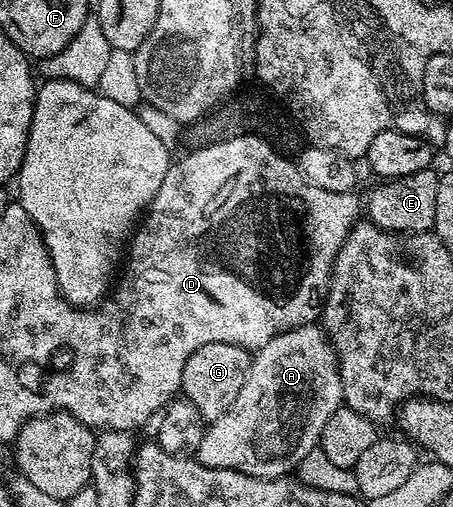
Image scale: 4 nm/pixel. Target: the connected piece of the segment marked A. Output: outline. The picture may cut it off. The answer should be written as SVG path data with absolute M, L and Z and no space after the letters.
M311 323L292 328L255 349L238 398L222 418L205 427L195 459L211 468L229 468L267 480L287 477L317 448L330 414L342 407L343 399L340 366L323 327Z

